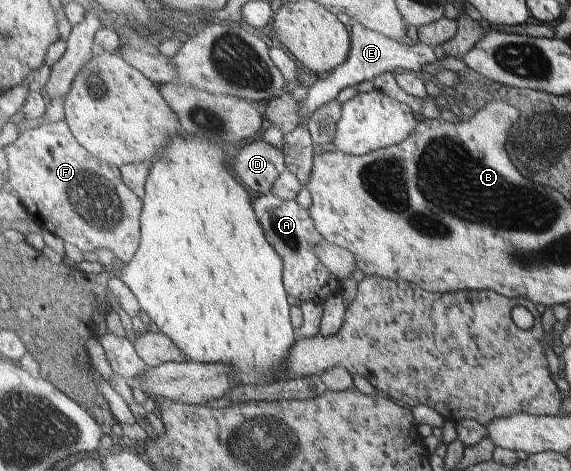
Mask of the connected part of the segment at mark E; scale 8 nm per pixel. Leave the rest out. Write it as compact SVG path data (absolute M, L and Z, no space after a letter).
M353 21L350 24L351 30L351 48L348 59L339 65L325 79L318 80L314 83L308 93L306 99L301 101L300 117L301 123L311 118L311 115L325 103L336 99L340 95L342 89L362 83L362 81L372 80L374 77L382 75L387 71L398 71L398 69L422 71L426 63L436 61L434 48L427 46L424 42L418 41L413 46L406 46L398 43L397 40L389 38L383 33L376 30L368 29L359 21Z

